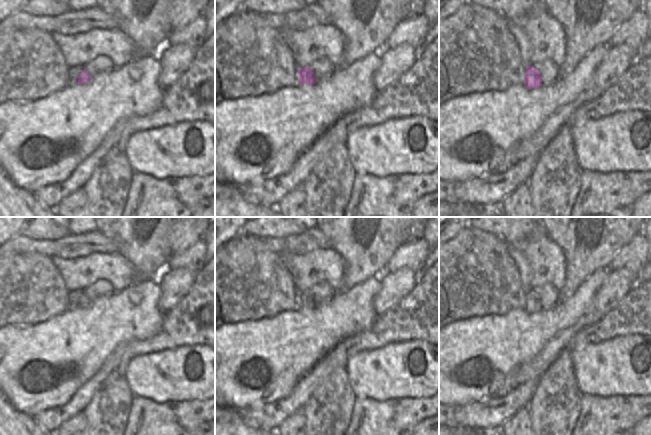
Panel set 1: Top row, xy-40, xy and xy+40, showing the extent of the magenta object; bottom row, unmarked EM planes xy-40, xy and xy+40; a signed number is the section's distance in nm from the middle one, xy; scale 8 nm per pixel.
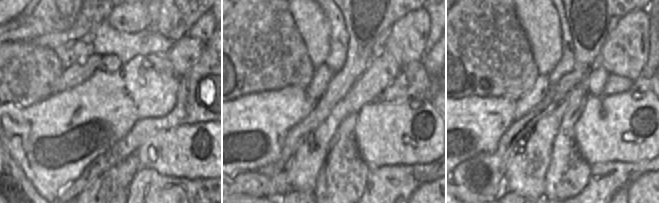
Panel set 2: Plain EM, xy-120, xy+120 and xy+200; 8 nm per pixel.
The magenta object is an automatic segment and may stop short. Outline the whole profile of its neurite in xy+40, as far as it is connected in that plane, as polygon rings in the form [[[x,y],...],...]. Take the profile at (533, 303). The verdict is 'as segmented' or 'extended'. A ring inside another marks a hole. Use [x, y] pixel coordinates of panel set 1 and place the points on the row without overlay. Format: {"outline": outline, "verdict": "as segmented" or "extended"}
{"outline": [[[545,284],[532,290],[526,290],[524,309],[529,314],[547,310],[558,302],[558,291],[551,284]]], "verdict": "extended"}

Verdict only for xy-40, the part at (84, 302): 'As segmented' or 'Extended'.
Extended

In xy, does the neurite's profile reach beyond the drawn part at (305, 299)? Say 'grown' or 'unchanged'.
grown

